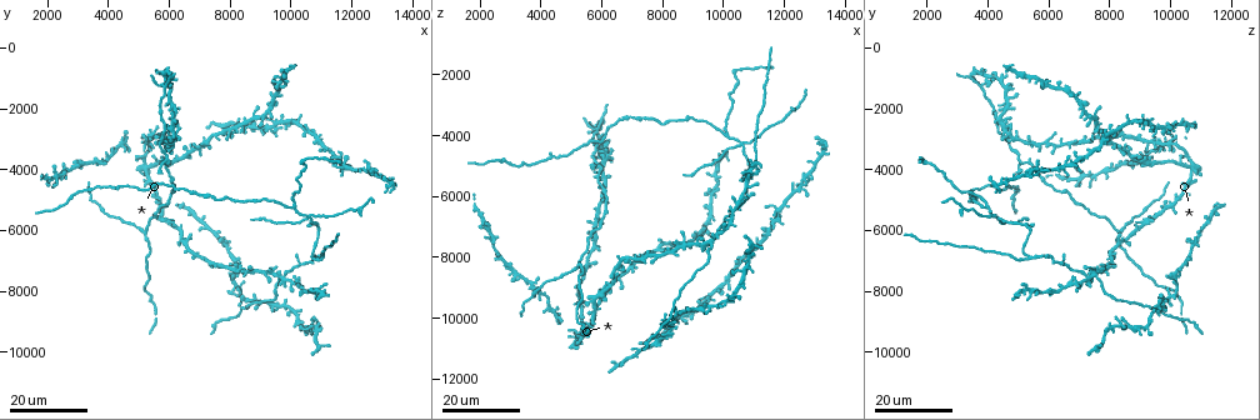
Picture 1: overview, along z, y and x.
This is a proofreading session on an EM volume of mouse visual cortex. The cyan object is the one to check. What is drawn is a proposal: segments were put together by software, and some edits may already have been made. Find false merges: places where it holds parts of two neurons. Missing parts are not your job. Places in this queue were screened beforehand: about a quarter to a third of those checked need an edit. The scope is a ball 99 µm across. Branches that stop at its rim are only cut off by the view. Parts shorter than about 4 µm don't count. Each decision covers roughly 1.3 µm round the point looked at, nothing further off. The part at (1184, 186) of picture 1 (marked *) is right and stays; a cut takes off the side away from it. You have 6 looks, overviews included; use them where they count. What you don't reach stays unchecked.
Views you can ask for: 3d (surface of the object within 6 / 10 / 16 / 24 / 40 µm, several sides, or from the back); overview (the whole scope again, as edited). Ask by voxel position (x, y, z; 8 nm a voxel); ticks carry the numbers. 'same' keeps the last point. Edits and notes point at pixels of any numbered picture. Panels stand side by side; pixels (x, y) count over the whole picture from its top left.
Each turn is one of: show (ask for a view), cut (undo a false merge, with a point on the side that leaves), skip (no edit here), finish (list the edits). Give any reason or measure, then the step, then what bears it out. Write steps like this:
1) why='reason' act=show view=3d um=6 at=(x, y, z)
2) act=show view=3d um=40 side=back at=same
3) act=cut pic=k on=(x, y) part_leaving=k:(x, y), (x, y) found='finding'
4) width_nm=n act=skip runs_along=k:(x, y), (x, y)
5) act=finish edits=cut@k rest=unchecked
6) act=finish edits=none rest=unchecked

act=show view=3d um=16 at=(9700, 7500, 7500)

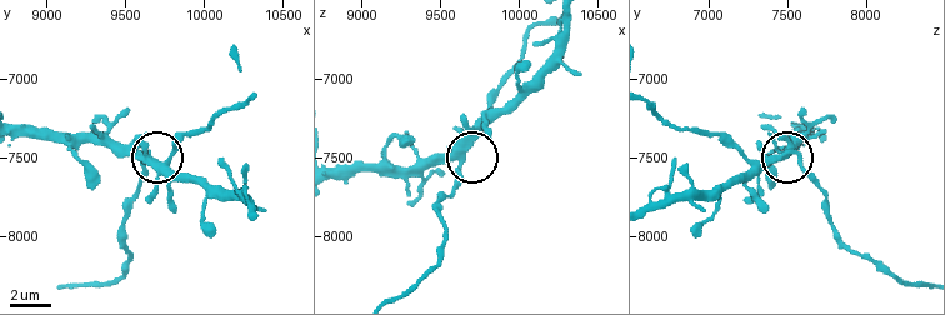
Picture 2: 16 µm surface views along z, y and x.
act=show view=3d um=10 at=(9640, 7460, 7520)

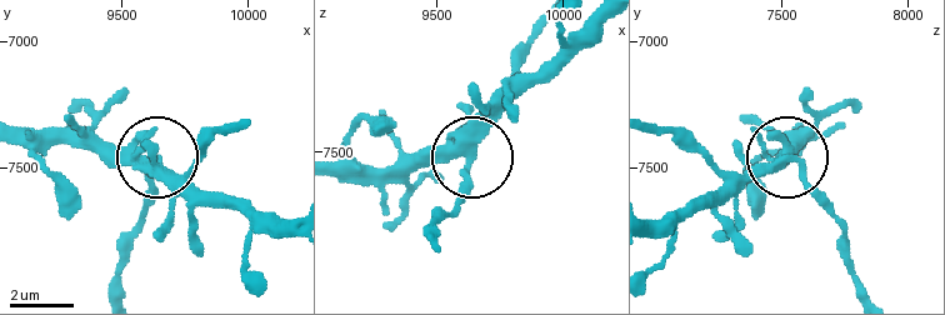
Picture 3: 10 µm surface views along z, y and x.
arms=3 act=skip runs_along=3:(341, 173), (398, 173), (461, 156), (470, 175), (461, 210) found='one neuron here'

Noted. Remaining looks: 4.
why='three arms meet' act=show view=3d um=16 at=(6000, 3600, 5100)

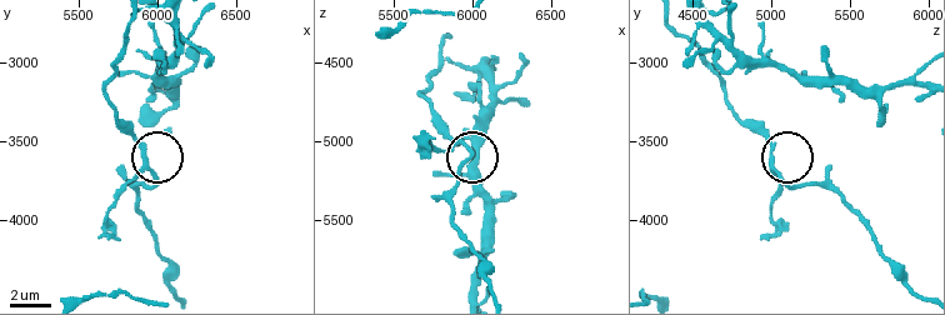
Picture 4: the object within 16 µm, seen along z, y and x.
act=show view=3d um=6 at=(5920, 3700, 5000)

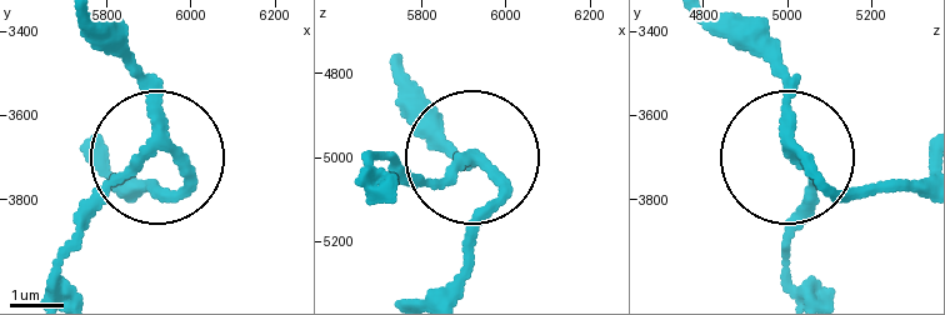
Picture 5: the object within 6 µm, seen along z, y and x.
side_arm_um=5 arms=3 act=cut pic=5 on=(100, 201) found='two neurons meet here'

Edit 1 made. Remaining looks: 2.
act=finish edits=cut@5 rest=unchecked

